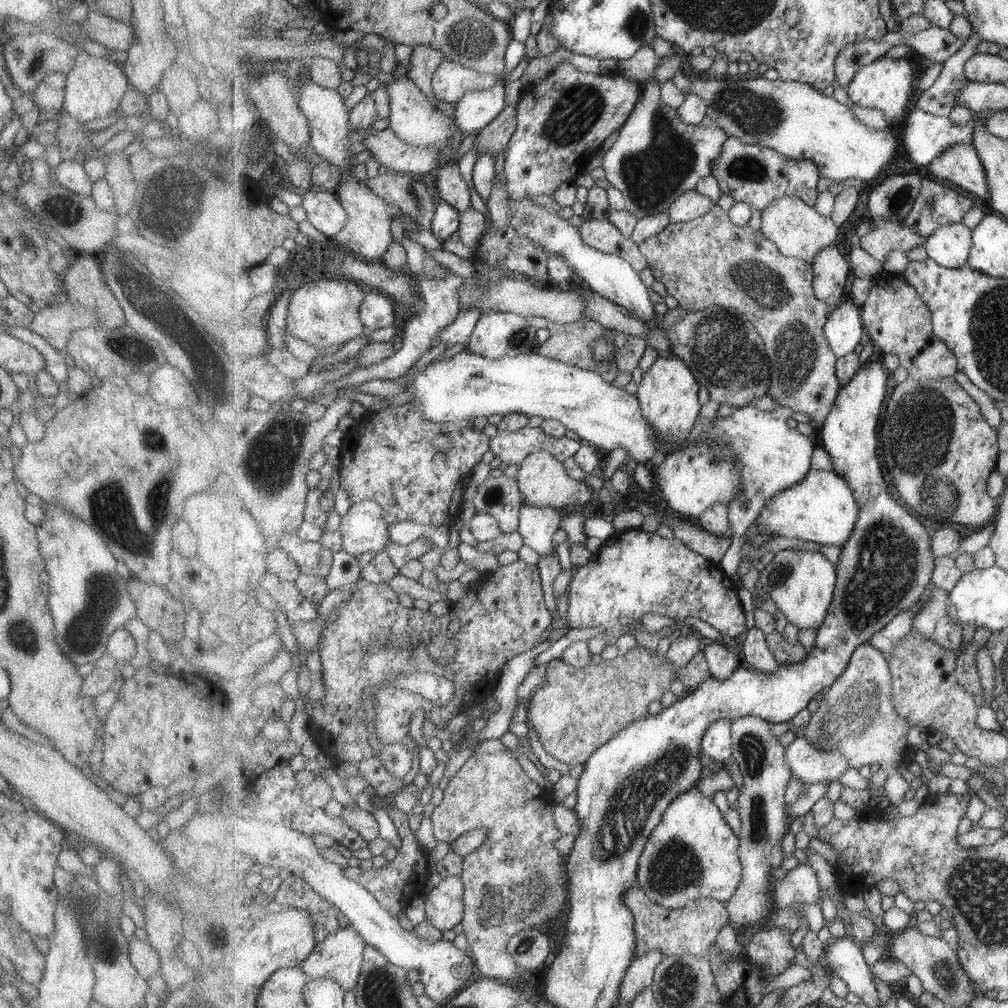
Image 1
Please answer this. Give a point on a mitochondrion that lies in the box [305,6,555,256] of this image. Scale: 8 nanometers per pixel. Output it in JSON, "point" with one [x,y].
{"point":[470,37]}

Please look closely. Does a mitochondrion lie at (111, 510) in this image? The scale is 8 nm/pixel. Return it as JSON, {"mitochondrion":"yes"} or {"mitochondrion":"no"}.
{"mitochondrion":"yes"}

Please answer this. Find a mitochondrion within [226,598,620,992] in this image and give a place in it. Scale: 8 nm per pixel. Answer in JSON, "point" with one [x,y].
{"point":[546,880]}

